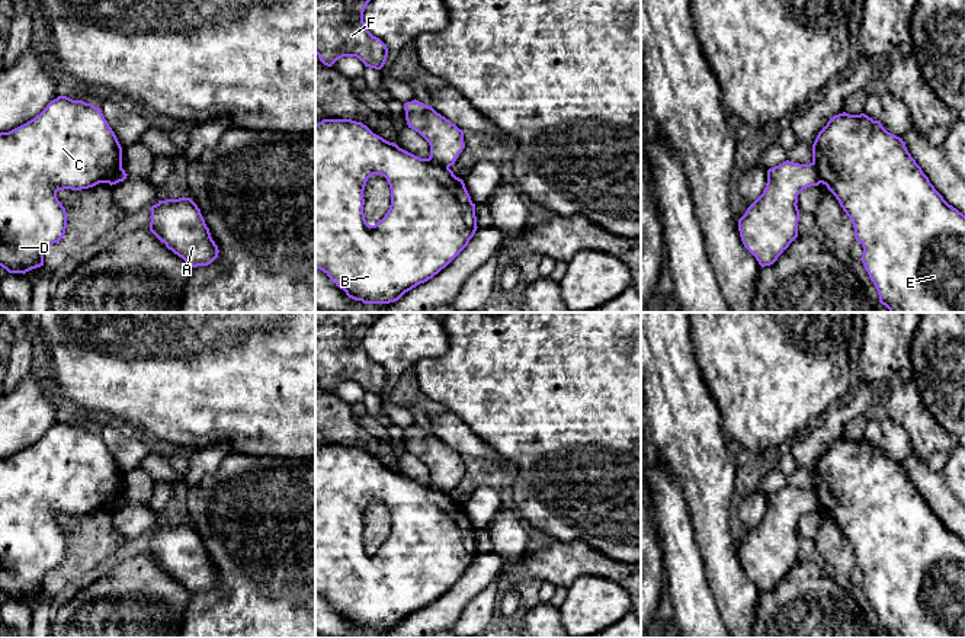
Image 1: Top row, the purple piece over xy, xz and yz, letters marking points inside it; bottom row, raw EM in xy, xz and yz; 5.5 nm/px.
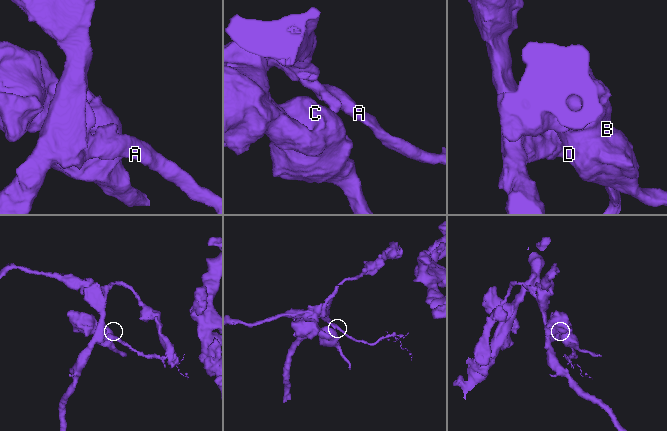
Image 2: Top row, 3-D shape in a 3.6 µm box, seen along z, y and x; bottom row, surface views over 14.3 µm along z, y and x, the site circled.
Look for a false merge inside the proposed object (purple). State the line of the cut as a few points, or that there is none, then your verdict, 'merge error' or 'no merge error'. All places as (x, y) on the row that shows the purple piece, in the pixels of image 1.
cut in xz along (428, 159), (448, 169); merge error

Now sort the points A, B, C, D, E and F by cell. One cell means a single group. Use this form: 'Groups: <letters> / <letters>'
Groups: A F / B C D E

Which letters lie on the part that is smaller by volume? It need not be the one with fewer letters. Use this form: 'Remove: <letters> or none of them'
Remove: B, C, D, E

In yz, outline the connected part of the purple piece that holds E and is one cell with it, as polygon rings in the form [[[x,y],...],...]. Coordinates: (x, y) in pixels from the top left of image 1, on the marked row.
[[[843,112],[830,118],[818,132],[812,144],[812,163],[821,183],[852,219],[855,238],[863,247],[862,263],[878,291],[879,302],[889,312],[965,312],[965,215],[934,189],[903,138],[865,113]]]

